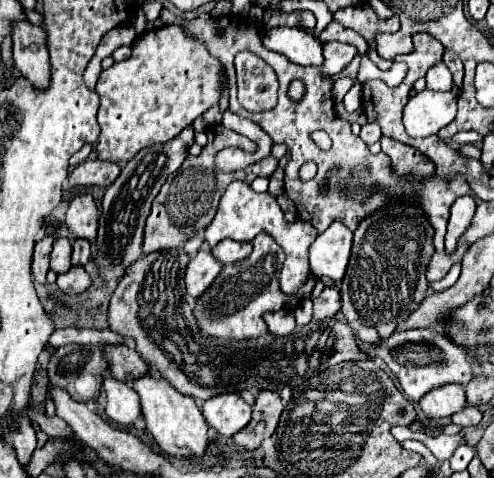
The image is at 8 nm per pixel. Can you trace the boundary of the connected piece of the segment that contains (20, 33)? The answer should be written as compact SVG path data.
M29 20L11 22L13 40L13 60L21 76L25 76L33 86L45 88L49 84L49 50L45 30L33 26Z

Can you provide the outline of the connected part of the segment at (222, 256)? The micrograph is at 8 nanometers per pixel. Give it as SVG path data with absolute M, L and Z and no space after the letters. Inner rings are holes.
M221 240L215 248L211 248L211 254L221 260L223 264L233 264L249 256L253 246L249 242L235 242L235 240Z

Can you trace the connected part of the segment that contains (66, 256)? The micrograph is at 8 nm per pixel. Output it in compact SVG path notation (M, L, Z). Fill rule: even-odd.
M57 238L51 252L51 270L63 274L71 268L71 242L69 238Z

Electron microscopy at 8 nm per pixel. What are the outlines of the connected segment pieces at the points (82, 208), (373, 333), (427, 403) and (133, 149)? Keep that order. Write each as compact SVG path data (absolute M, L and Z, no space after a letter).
M79 194L69 202L65 226L71 238L87 238L91 244L97 238L99 210L91 194Z
M359 326L359 328L355 328L353 332L357 334L359 340L365 340L365 342L379 342L379 334L377 334L377 330L373 330L373 328Z
M439 386L437 390L429 390L425 398L419 400L421 410L427 418L439 420L453 416L455 412L461 412L465 408L465 390L463 386Z
M179 24L139 34L139 40L133 42L133 54L123 62L115 62L99 76L95 88L101 98L97 158L123 166L141 148L169 142L219 102L223 76L225 68L211 56L205 42L189 36Z

